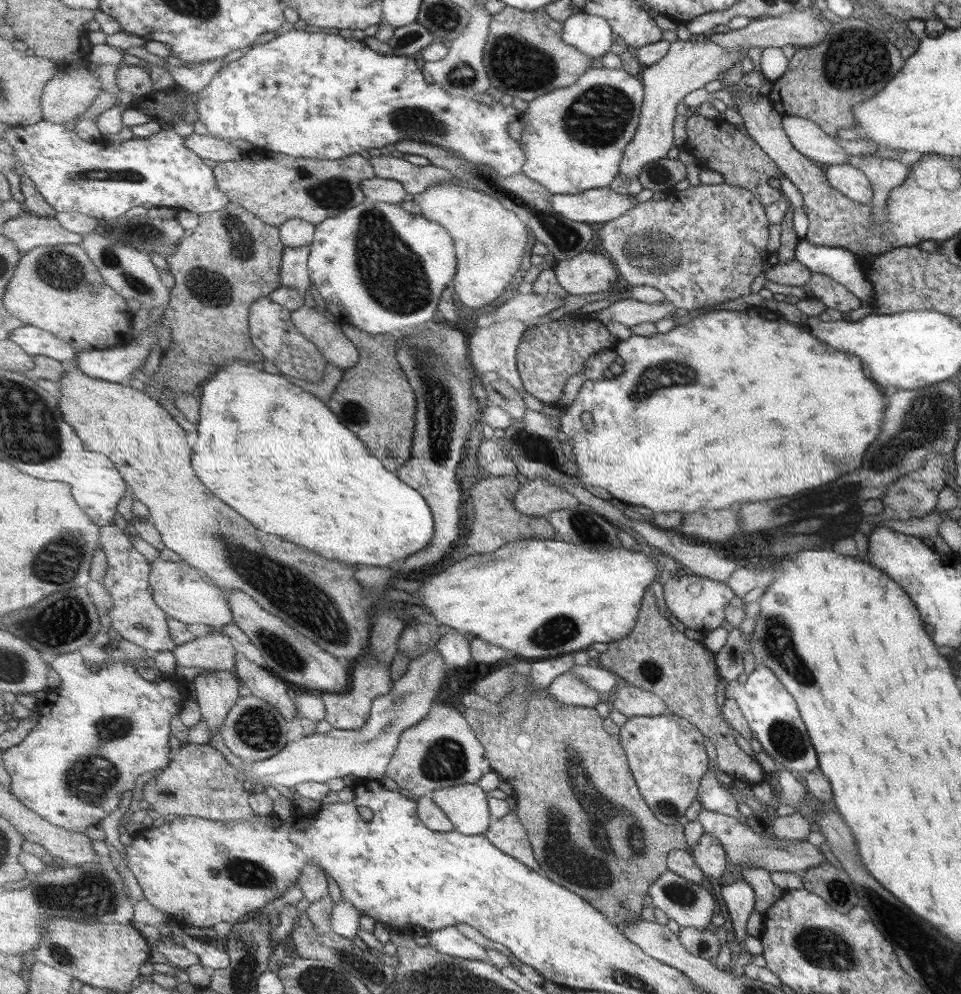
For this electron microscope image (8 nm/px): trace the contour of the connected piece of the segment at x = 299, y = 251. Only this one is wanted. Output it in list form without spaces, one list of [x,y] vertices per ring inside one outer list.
[[[311,246],[286,248],[281,266],[282,285],[293,288],[300,296],[309,291],[312,278],[309,272]]]

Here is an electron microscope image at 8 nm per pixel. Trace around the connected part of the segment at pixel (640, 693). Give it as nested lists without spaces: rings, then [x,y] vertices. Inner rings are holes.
[[[631,684],[618,689],[616,699],[611,705],[629,719],[635,716],[662,716],[671,713],[660,696]]]

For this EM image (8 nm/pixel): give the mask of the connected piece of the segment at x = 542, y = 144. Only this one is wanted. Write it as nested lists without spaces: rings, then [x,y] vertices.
[[[596,65],[581,76],[577,84],[567,88],[559,88],[555,90],[555,92],[551,92],[551,94],[545,94],[532,100],[529,103],[529,107],[521,114],[521,116],[519,116],[518,119],[521,126],[520,139],[518,142],[519,146],[521,146],[521,148],[526,152],[527,157],[522,172],[529,176],[529,178],[545,185],[553,194],[581,194],[586,190],[593,190],[594,188],[611,187],[615,177],[619,174],[619,170],[621,170],[619,166],[621,166],[621,162],[623,162],[624,152],[629,146],[629,142],[633,140],[633,136],[635,136],[638,131],[642,106],[644,105],[645,98],[646,87],[640,76],[632,75],[624,68],[611,70],[610,68]]]

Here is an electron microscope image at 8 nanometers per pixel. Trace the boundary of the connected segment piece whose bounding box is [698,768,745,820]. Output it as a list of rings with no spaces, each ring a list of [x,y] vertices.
[[[715,768],[709,770],[702,781],[702,787],[699,790],[698,800],[701,808],[718,812],[727,816],[735,817],[737,820],[745,820],[744,816],[740,816],[737,812],[737,797],[733,789],[723,786],[717,776],[715,776]]]

